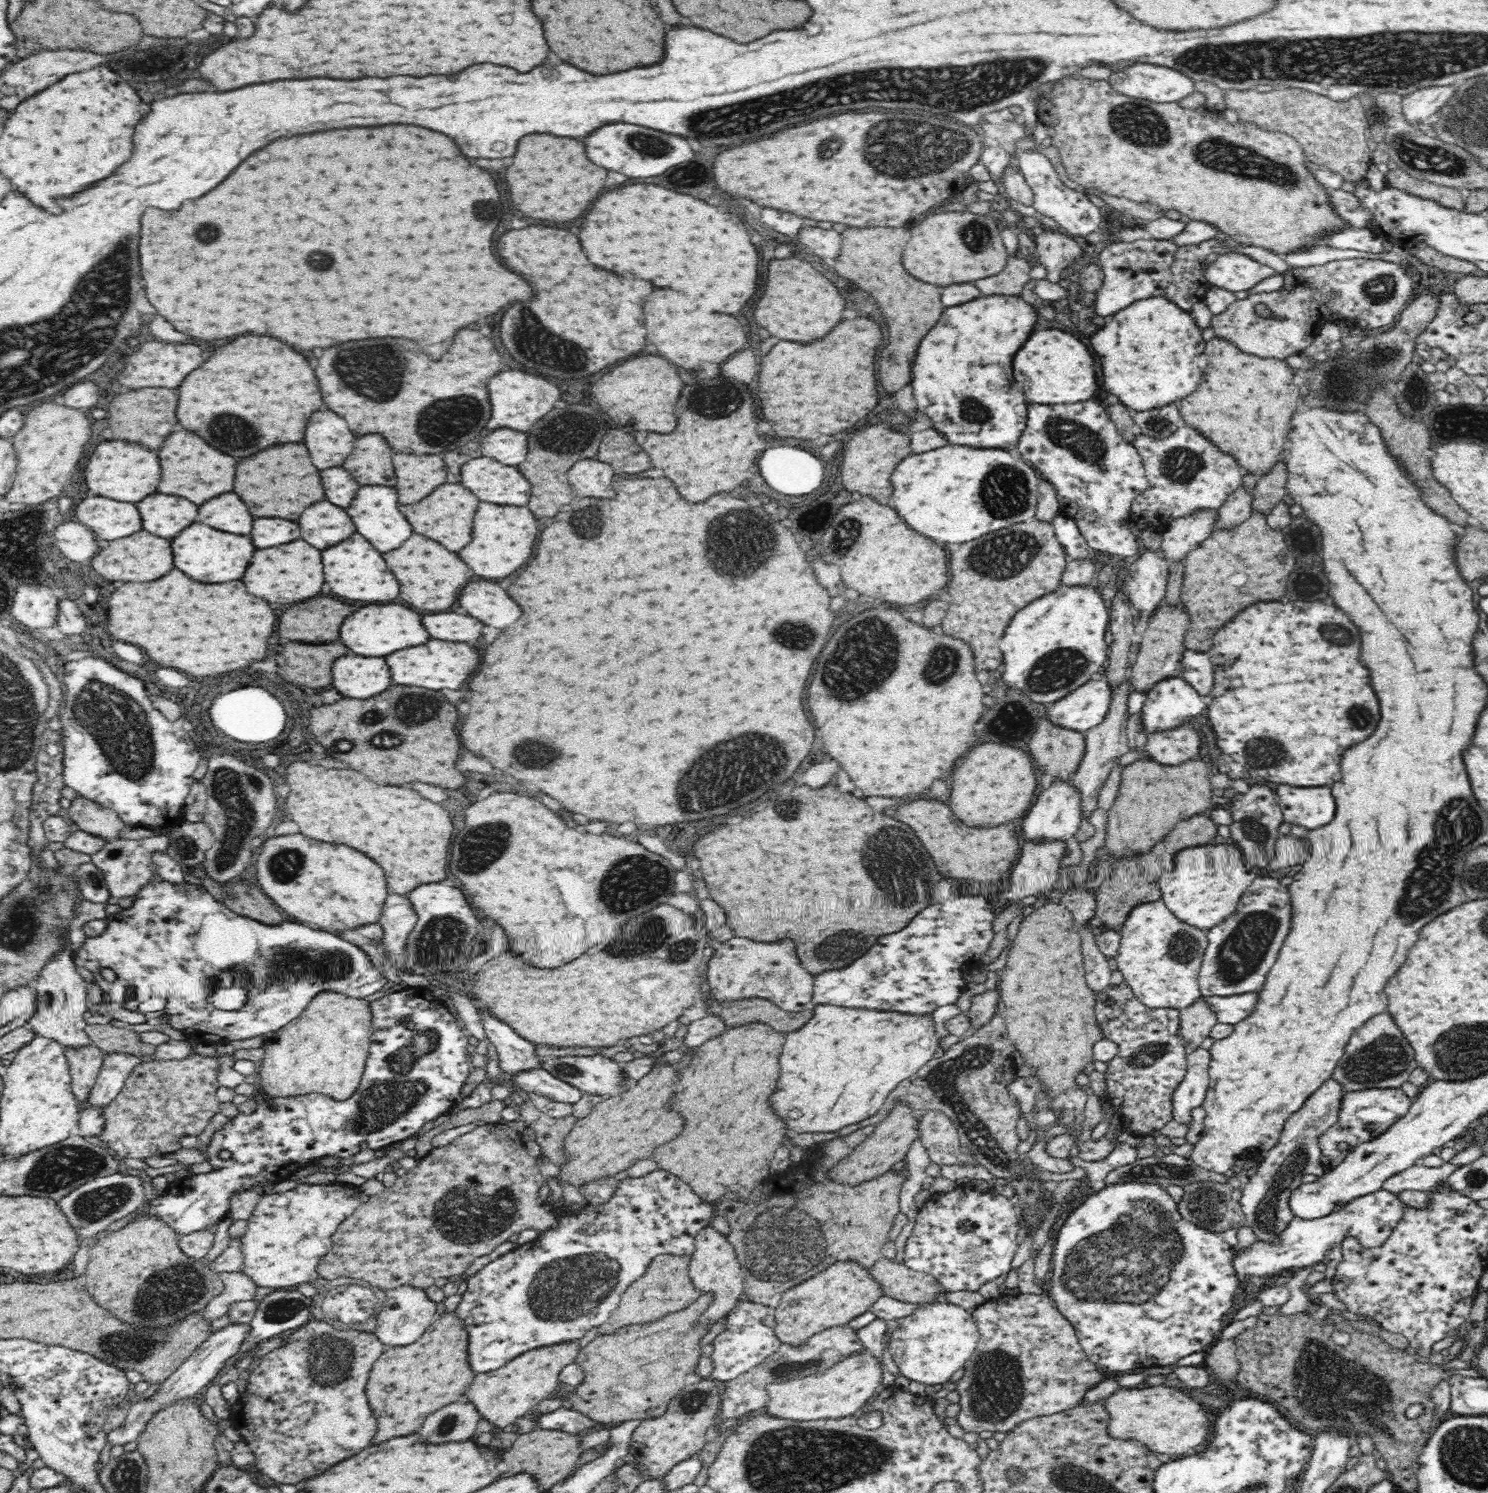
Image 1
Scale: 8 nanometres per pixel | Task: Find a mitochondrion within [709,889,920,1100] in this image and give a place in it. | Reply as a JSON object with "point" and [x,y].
{"point":[821,955]}

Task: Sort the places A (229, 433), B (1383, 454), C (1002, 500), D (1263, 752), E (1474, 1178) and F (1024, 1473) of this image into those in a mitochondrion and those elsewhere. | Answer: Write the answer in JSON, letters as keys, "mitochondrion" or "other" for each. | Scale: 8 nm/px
{"A":"mitochondrion","B":"other","C":"mitochondrion","D":"mitochondrion","E":"mitochondrion","F":"other"}

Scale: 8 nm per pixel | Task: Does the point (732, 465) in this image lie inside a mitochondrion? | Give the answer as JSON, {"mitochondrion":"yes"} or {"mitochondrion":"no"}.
{"mitochondrion":"no"}

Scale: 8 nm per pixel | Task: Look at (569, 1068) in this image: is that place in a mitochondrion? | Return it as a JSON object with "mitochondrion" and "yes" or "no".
{"mitochondrion":"yes"}

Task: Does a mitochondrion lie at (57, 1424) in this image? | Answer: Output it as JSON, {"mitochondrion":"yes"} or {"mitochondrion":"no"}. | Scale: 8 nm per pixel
{"mitochondrion":"no"}

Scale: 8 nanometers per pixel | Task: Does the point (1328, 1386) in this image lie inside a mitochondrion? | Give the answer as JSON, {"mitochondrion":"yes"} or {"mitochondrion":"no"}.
{"mitochondrion":"yes"}

